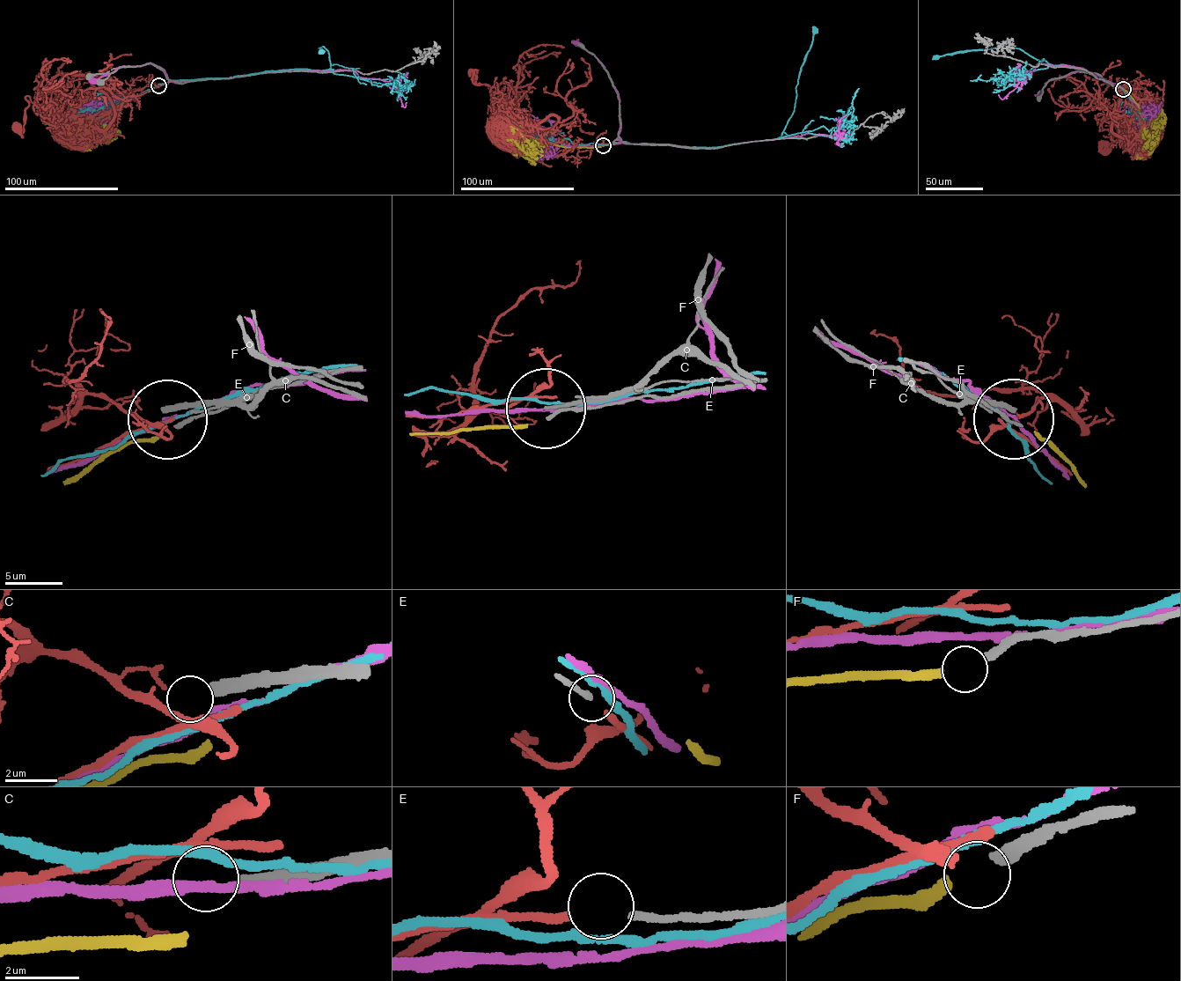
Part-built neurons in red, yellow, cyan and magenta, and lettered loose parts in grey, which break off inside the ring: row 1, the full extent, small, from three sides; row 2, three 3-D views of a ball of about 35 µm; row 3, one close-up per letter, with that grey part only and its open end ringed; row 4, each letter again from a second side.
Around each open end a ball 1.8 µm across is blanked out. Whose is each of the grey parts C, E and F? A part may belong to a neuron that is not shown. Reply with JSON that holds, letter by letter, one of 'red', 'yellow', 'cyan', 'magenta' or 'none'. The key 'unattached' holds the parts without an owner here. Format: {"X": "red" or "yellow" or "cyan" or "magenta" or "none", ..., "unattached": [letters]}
{"C": "none", "E": "red", "F": "yellow", "unattached": ["C"]}

